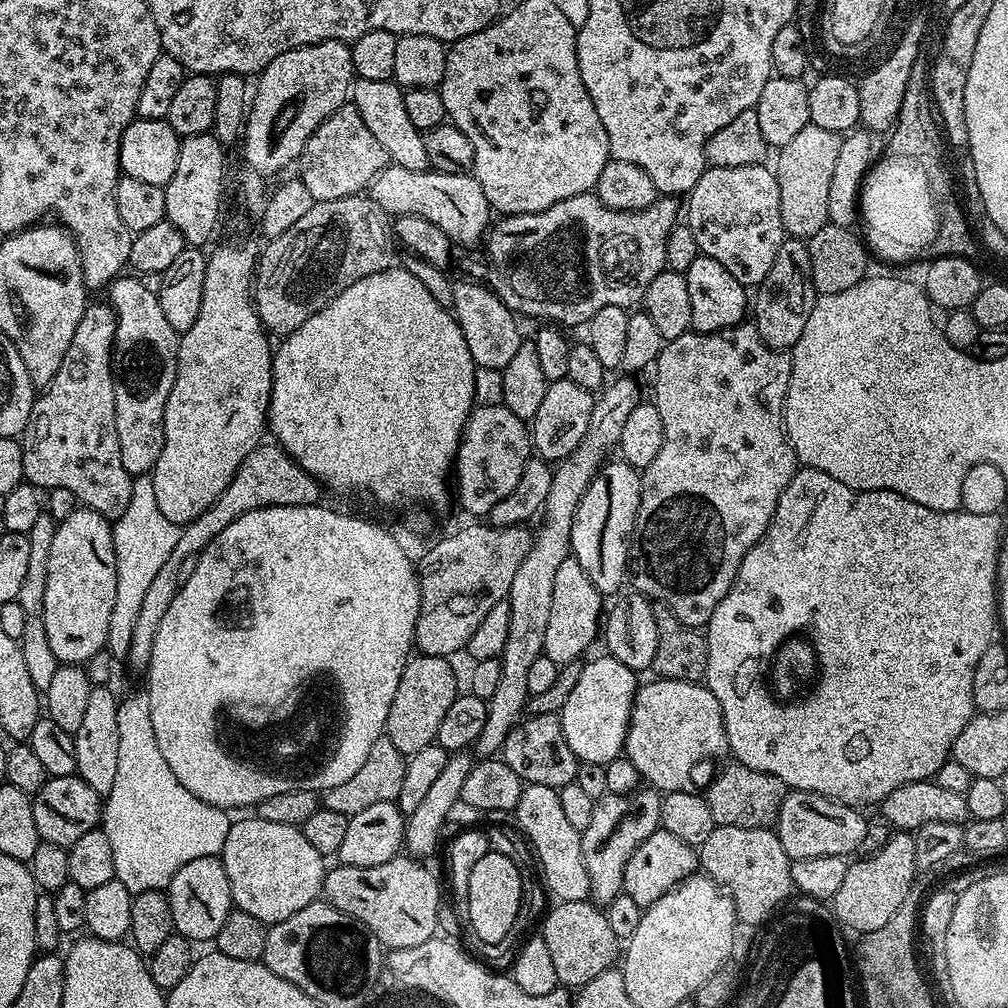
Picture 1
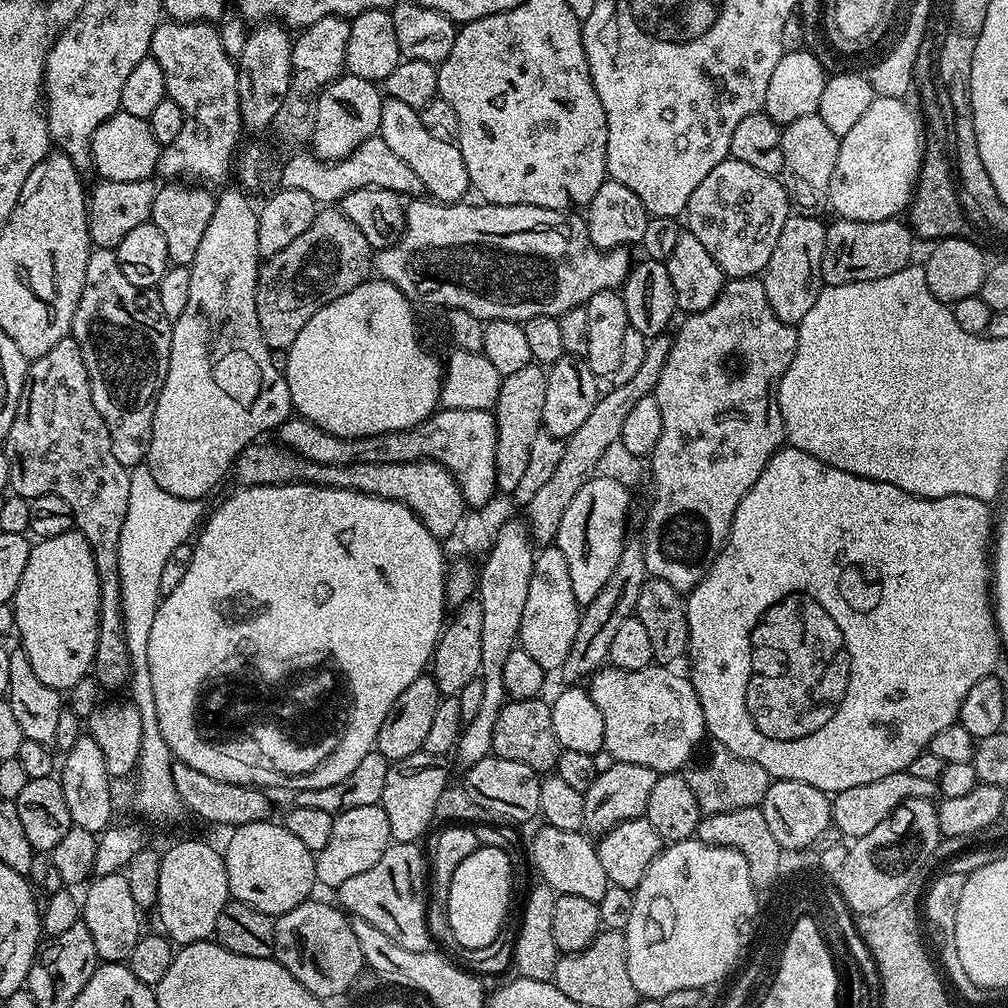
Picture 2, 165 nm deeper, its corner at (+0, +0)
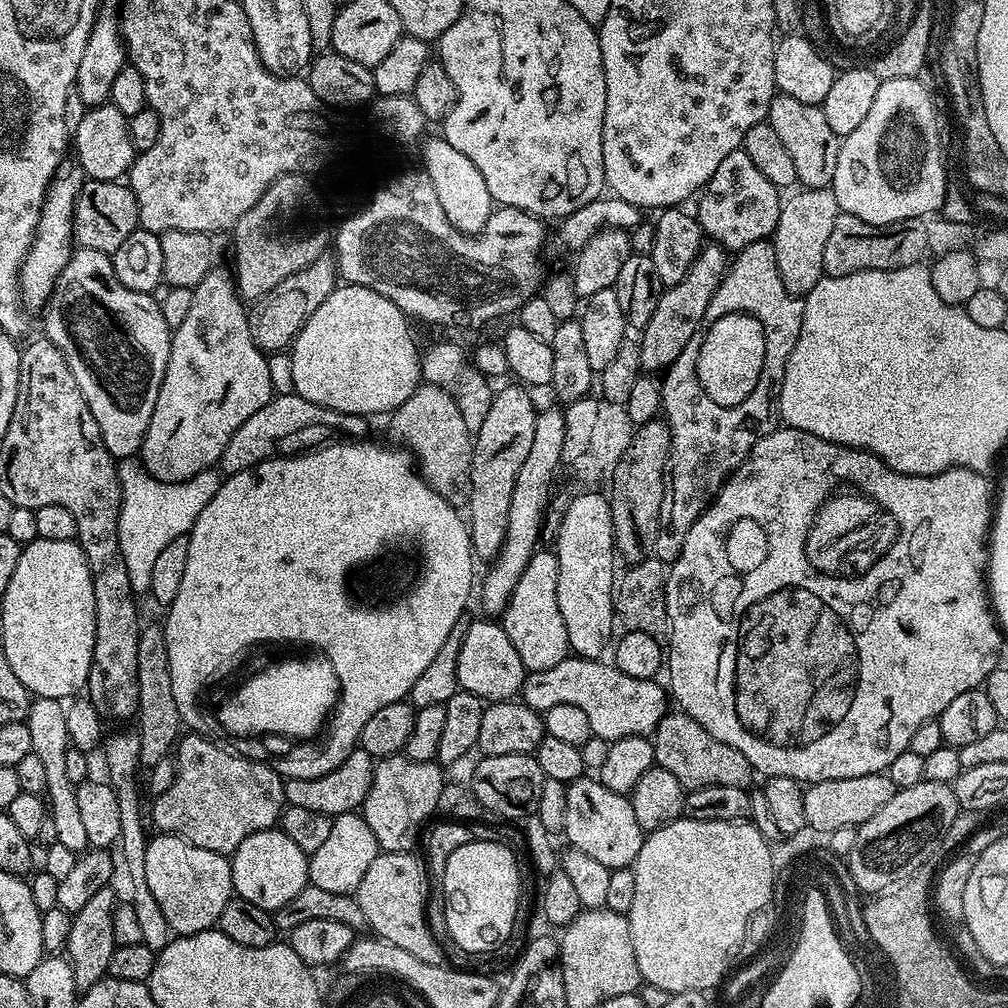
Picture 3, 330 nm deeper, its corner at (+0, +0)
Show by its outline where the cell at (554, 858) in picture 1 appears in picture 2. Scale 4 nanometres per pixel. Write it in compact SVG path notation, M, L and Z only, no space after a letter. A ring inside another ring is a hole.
M540 826L532 840L532 848L530 844L530 860L534 868L536 864L540 871L539 879L561 896L590 898L598 902L602 894L606 894L609 885L606 870L602 870L602 862L598 862L596 844L583 831L571 832Z

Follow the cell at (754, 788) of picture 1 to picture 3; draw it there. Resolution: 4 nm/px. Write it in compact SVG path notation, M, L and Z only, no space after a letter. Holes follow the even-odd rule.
M665 711L650 739L654 746L656 764L670 770L670 774L674 774L674 778L678 778L686 790L702 786L748 788L751 785L754 769L746 754L734 750L734 746L726 746L726 742L718 742L714 734L707 732L697 720L684 712Z

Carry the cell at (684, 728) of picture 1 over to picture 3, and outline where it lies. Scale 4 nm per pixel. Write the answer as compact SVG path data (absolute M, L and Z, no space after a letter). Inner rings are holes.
M569 654L558 666L550 666L550 670L528 672L520 687L519 699L541 714L559 704L578 706L586 714L592 734L609 742L627 736L651 737L666 711L665 689L660 689L655 679L630 678L630 674L622 674L611 663L604 663Z

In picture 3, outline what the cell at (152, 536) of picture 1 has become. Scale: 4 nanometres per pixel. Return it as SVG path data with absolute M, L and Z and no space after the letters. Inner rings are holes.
M129 458L117 463L120 479L120 517L118 518L118 542L120 553L126 562L126 574L130 578L133 593L147 593L151 586L154 561L174 538L187 536L192 531L198 514L218 494L222 476L216 468L202 470L194 478L180 484L162 482L144 469L139 459Z

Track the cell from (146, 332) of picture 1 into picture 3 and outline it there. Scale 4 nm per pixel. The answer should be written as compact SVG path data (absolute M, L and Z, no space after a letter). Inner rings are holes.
M77 247L70 262L66 262L42 315L43 335L62 350L70 366L70 374L74 374L74 382L78 382L78 390L82 390L90 406L90 414L94 414L94 422L98 422L106 450L110 450L117 461L135 457L144 441L146 426L150 426L154 402L158 402L158 390L162 386L172 345L173 329L168 328L166 318L162 318L159 299L122 286L114 274L109 253Z

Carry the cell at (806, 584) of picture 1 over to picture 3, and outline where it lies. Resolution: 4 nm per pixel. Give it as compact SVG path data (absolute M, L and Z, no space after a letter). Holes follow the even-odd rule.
M787 426L773 427L771 432L767 432L752 447L750 454L740 463L739 468L728 477L728 481L720 488L719 494L713 498L707 510L694 522L694 526L690 526L690 534L686 534L686 542L682 542L682 550L678 554L678 558L671 561L668 568L666 606L668 607L668 617L672 623L672 631L670 633L670 643L666 648L666 673L668 672L669 684L667 684L667 687L670 689L671 699L673 696L680 703L677 704L679 711L697 720L707 732L714 734L714 738L718 738L718 742L726 742L726 746L734 746L734 750L746 754L746 758L752 763L753 769L759 775L761 772L761 777L764 778L785 776L786 778L799 780L801 785L807 786L833 780L834 778L862 778L862 774L887 773L890 762L894 762L894 758L898 758L898 754L908 751L910 738L914 738L914 730L918 730L918 726L922 726L922 722L930 722L939 718L942 710L946 710L946 706L950 706L950 702L954 702L954 698L958 698L958 694L966 694L966 690L970 686L983 685L984 679L1001 663L1000 635L1002 635L1002 629L992 607L990 588L986 583L986 565L990 555L988 549L990 544L990 521L993 519L994 513L994 496L993 493L992 496L988 493L988 478L985 473L959 467L948 468L945 472L937 473L936 476L911 476L886 466L886 462L882 462L882 458L875 456L872 452L861 452L859 448L847 448L841 444L823 440L806 430L798 430ZM844 483L861 488L866 495L873 496L881 505L875 504L868 496L859 496L856 492L840 492L837 496L830 497L820 508L820 500L826 499L839 484Z

